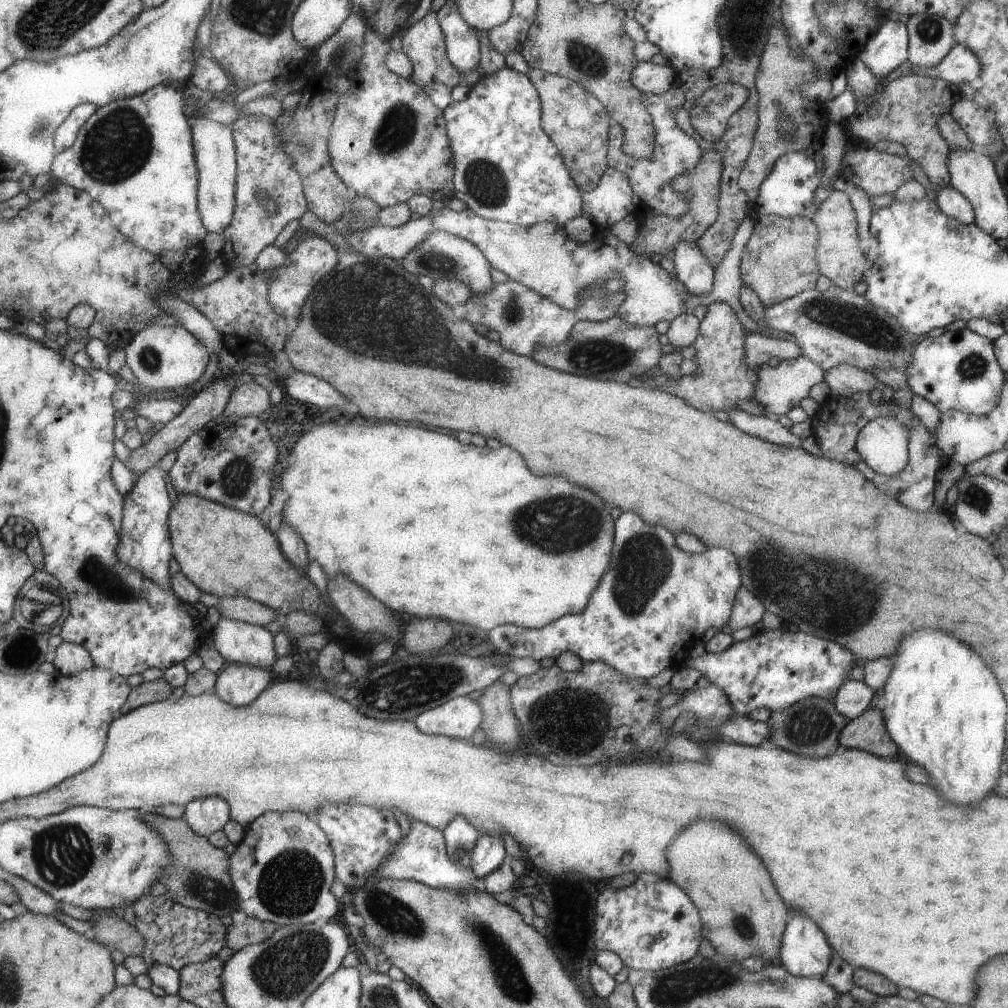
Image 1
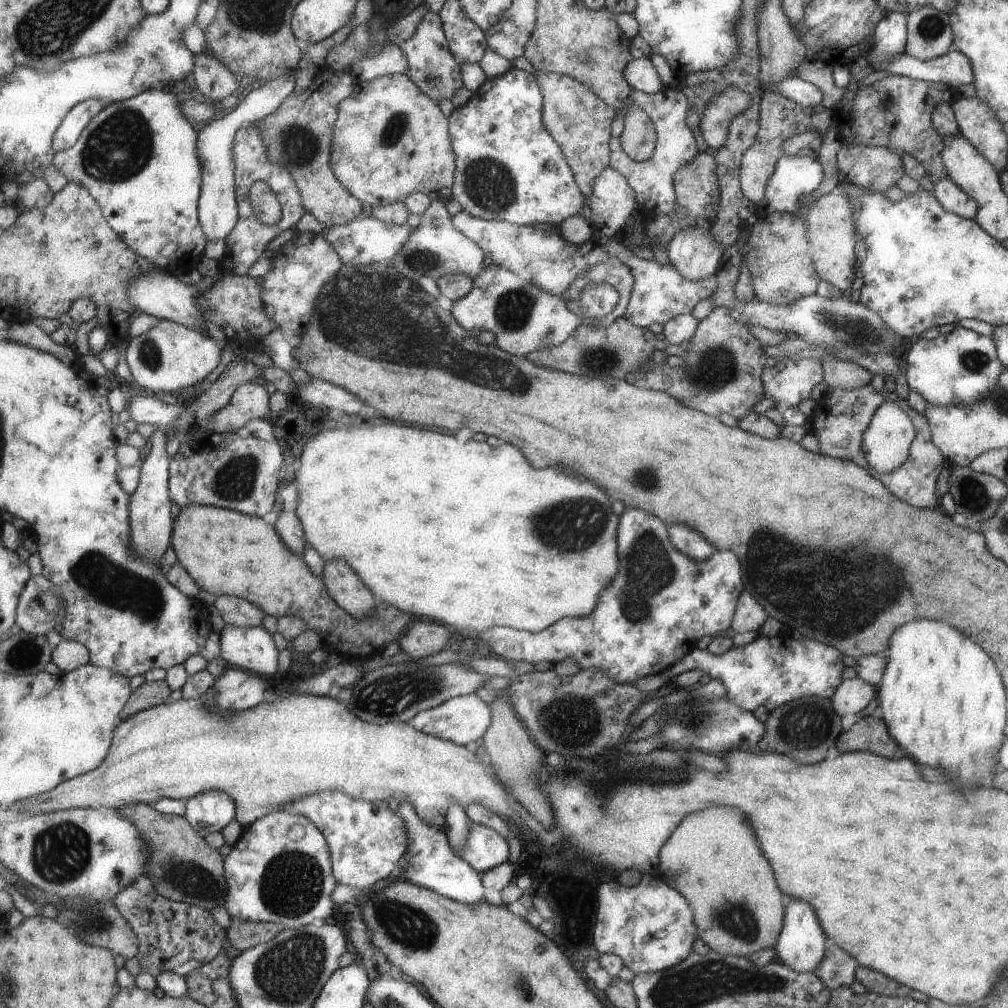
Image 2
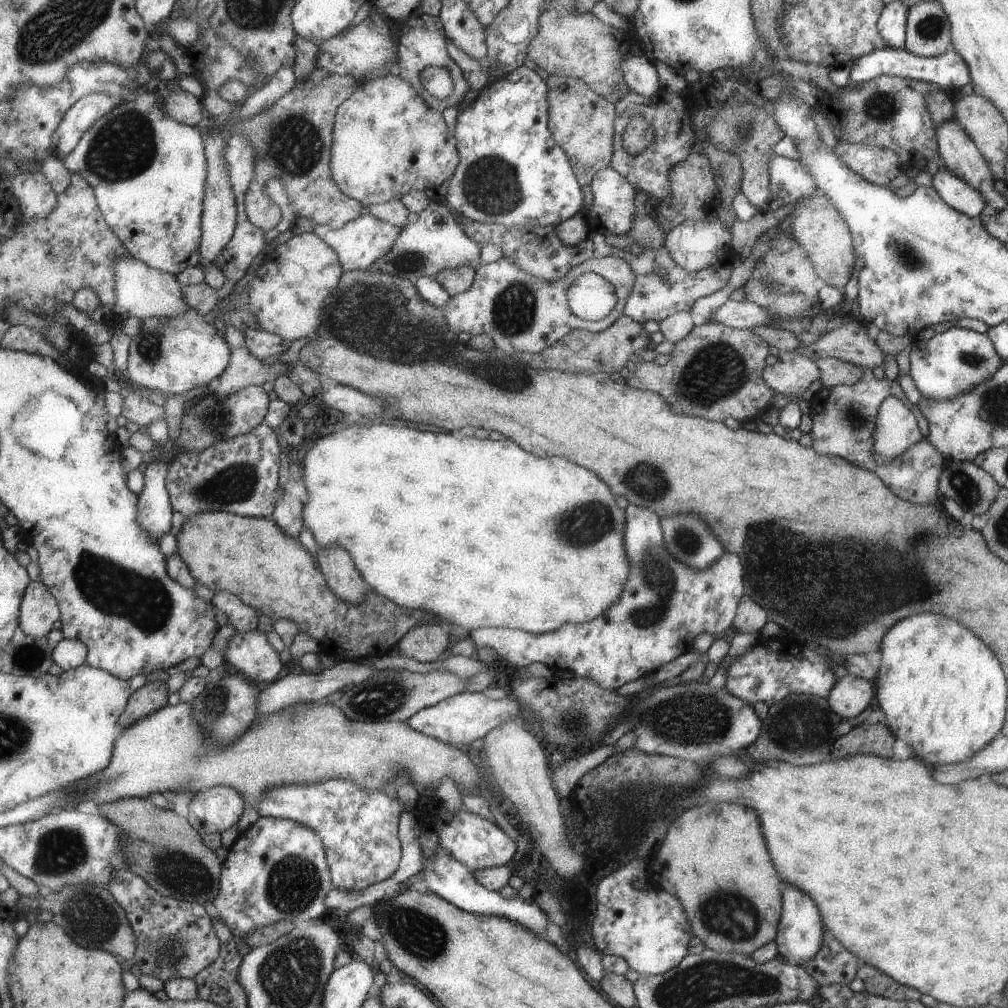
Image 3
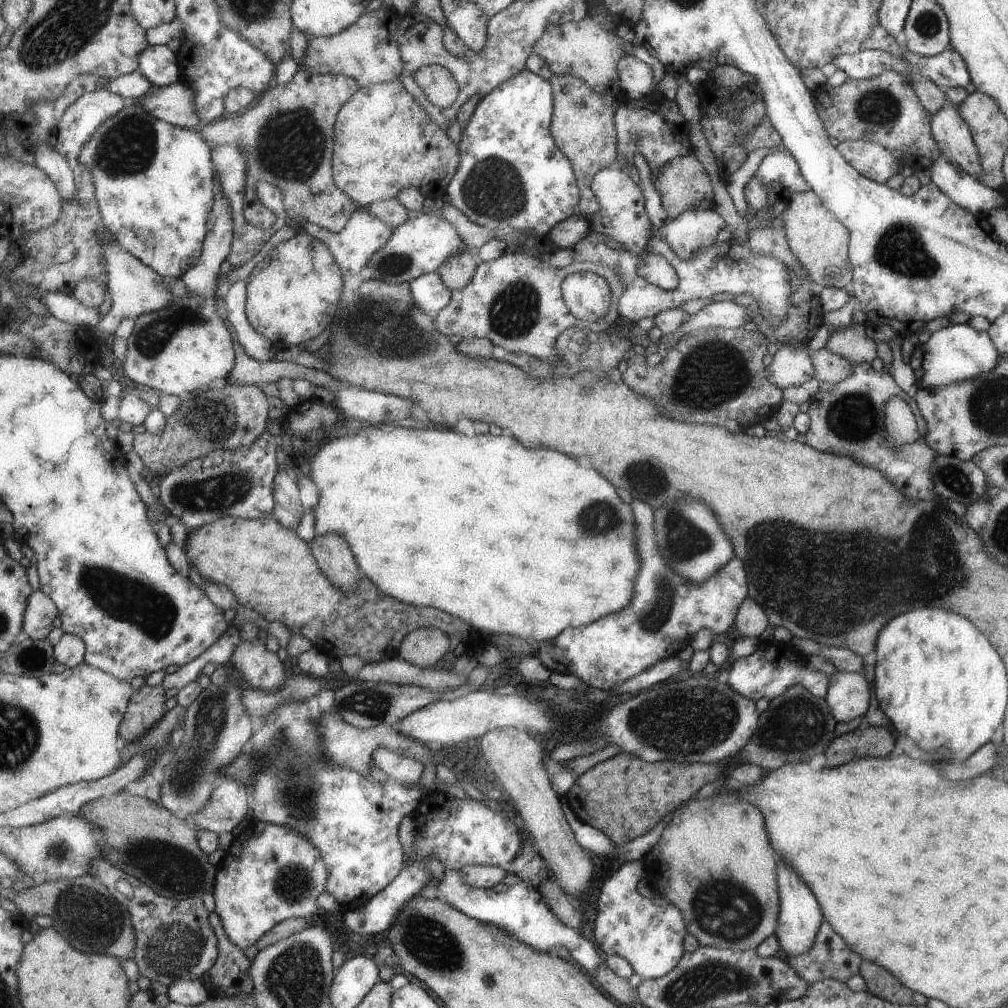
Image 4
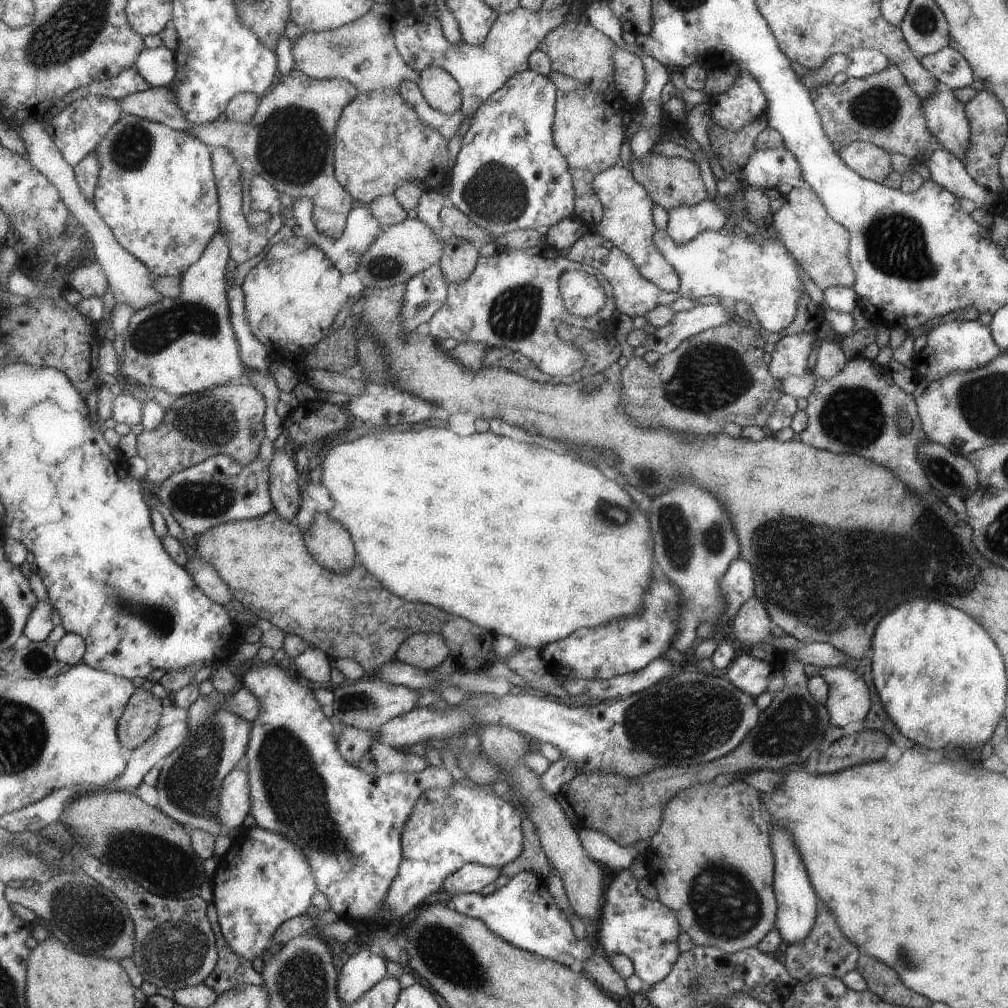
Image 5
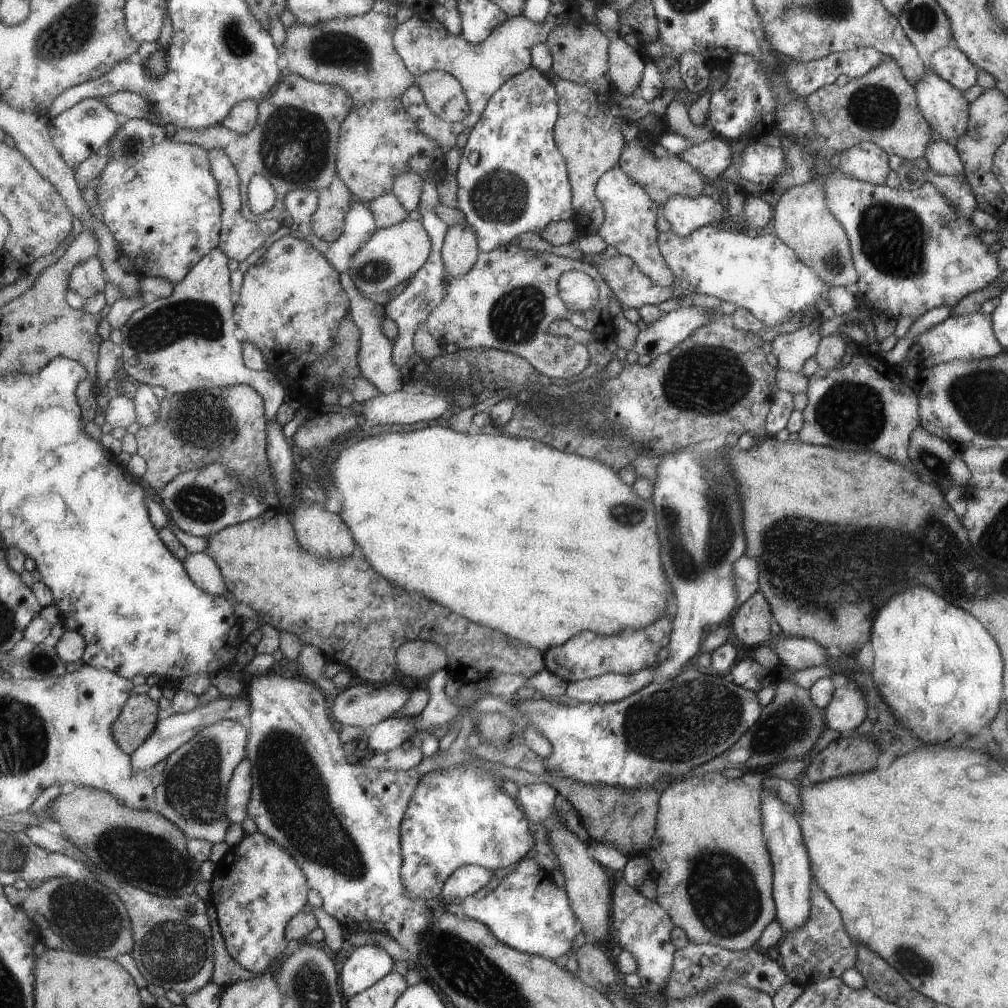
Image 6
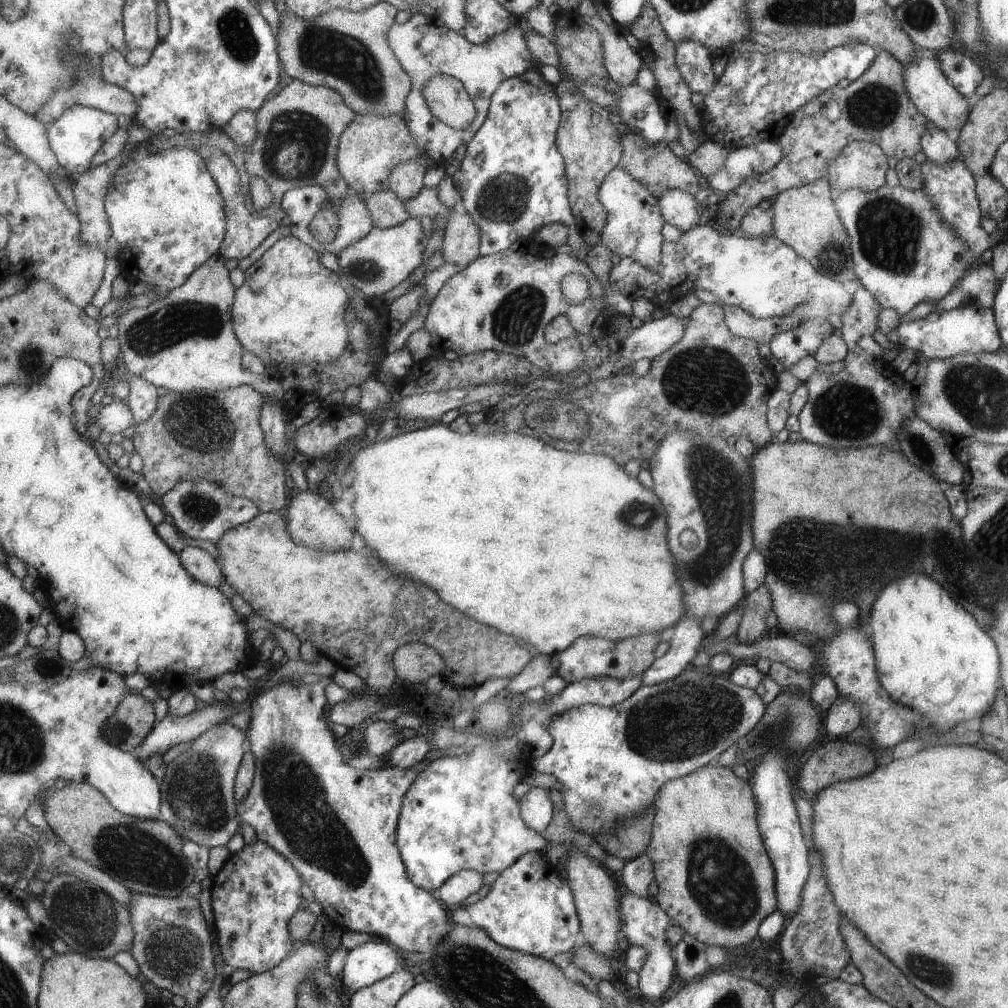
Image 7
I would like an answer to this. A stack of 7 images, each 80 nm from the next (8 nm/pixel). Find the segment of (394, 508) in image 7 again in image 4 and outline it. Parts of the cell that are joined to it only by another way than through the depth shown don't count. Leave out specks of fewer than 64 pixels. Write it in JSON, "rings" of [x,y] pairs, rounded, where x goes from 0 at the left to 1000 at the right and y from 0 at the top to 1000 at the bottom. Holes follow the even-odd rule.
{"rings":[[[359,421],[359,425],[355,430],[347,433],[340,430],[338,434],[331,435],[317,444],[309,458],[308,474],[316,483],[316,495],[311,502],[313,530],[314,532],[321,533],[322,531],[333,529],[334,531],[343,533],[346,543],[352,549],[359,569],[366,572],[382,589],[392,592],[394,595],[405,600],[412,600],[413,602],[430,601],[430,603],[441,606],[453,614],[462,616],[472,626],[486,628],[487,630],[499,629],[515,632],[522,643],[531,642],[543,634],[551,633],[561,622],[578,621],[597,611],[602,611],[602,609],[614,607],[616,603],[620,603],[620,600],[623,600],[624,594],[628,591],[629,573],[633,569],[633,563],[635,563],[633,549],[630,550],[629,545],[629,509],[626,508],[625,502],[614,496],[614,492],[610,489],[611,484],[608,484],[600,474],[596,474],[588,464],[580,464],[578,466],[570,456],[566,456],[564,452],[559,452],[555,448],[547,448],[547,446],[539,446],[539,444],[533,444],[533,446],[525,444],[523,446],[515,438],[511,438],[509,435],[503,435],[503,433],[489,435],[489,433],[481,431],[481,433],[465,435],[461,431],[453,431],[451,427],[406,427],[406,425],[392,425],[392,423],[384,423],[384,421],[376,423]],[[602,508],[604,508],[604,512],[602,512]],[[594,520],[600,520],[600,524],[594,526]]]}

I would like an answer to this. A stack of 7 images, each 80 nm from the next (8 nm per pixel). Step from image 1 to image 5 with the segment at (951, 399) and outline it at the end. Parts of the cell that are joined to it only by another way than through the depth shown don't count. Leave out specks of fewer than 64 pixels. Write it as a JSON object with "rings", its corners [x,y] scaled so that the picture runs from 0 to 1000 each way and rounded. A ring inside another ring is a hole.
{"rings":[[[967,316],[930,322],[918,332],[918,343],[909,351],[906,369],[909,374],[917,374],[920,378],[935,376],[944,369],[966,368],[993,351],[992,345],[986,340],[982,325],[971,321]]]}

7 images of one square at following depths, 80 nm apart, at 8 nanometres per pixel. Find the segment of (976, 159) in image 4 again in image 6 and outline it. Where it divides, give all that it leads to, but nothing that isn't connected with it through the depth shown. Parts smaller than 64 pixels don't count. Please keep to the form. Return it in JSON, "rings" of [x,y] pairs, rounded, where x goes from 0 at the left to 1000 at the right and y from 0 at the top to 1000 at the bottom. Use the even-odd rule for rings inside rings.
{"rings":[[[922,67],[915,74],[915,77],[906,85],[909,91],[911,107],[918,116],[920,123],[927,130],[927,135],[936,138],[953,138],[958,133],[961,123],[961,105],[953,94],[953,90],[942,84],[939,80],[934,79],[932,75],[923,71]]]}

